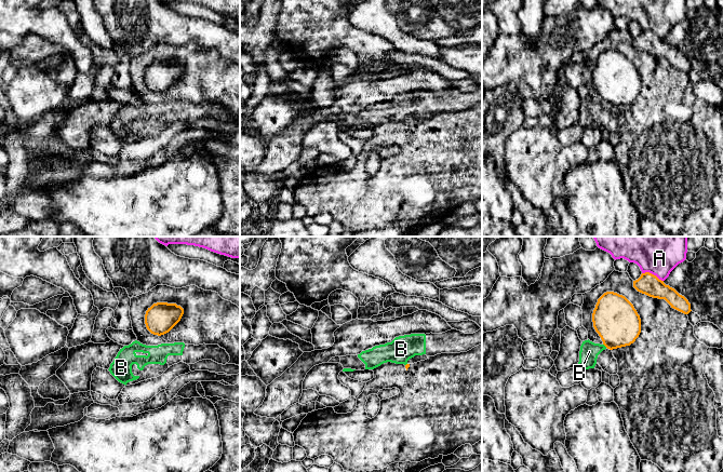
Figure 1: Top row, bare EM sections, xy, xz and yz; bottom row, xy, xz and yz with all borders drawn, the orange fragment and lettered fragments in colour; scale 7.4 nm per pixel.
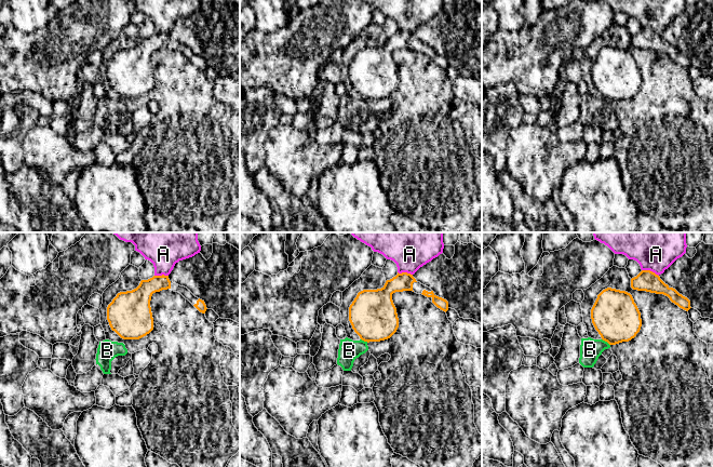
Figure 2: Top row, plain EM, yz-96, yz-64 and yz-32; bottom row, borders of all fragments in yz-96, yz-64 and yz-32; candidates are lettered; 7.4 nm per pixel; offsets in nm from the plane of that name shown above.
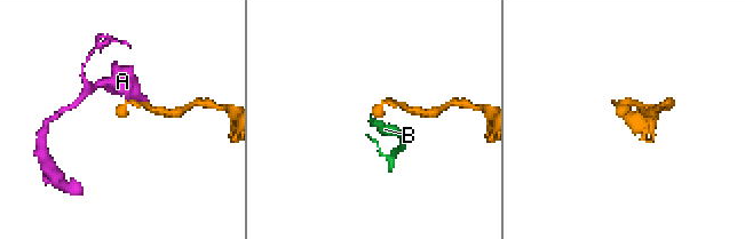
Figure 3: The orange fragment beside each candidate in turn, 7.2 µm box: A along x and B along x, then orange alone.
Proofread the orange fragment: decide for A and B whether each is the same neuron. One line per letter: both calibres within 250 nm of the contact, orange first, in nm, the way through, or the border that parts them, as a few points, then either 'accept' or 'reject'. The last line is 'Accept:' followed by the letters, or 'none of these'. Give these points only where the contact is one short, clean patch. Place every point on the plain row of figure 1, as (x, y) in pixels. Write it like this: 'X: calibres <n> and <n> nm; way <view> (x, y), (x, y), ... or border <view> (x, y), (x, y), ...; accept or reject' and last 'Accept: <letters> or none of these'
A: calibres 160 and 260 nm; reject
B: calibres 340 and 140 nm; border yz (603, 102), (606, 105); reject
Accept: none of these

